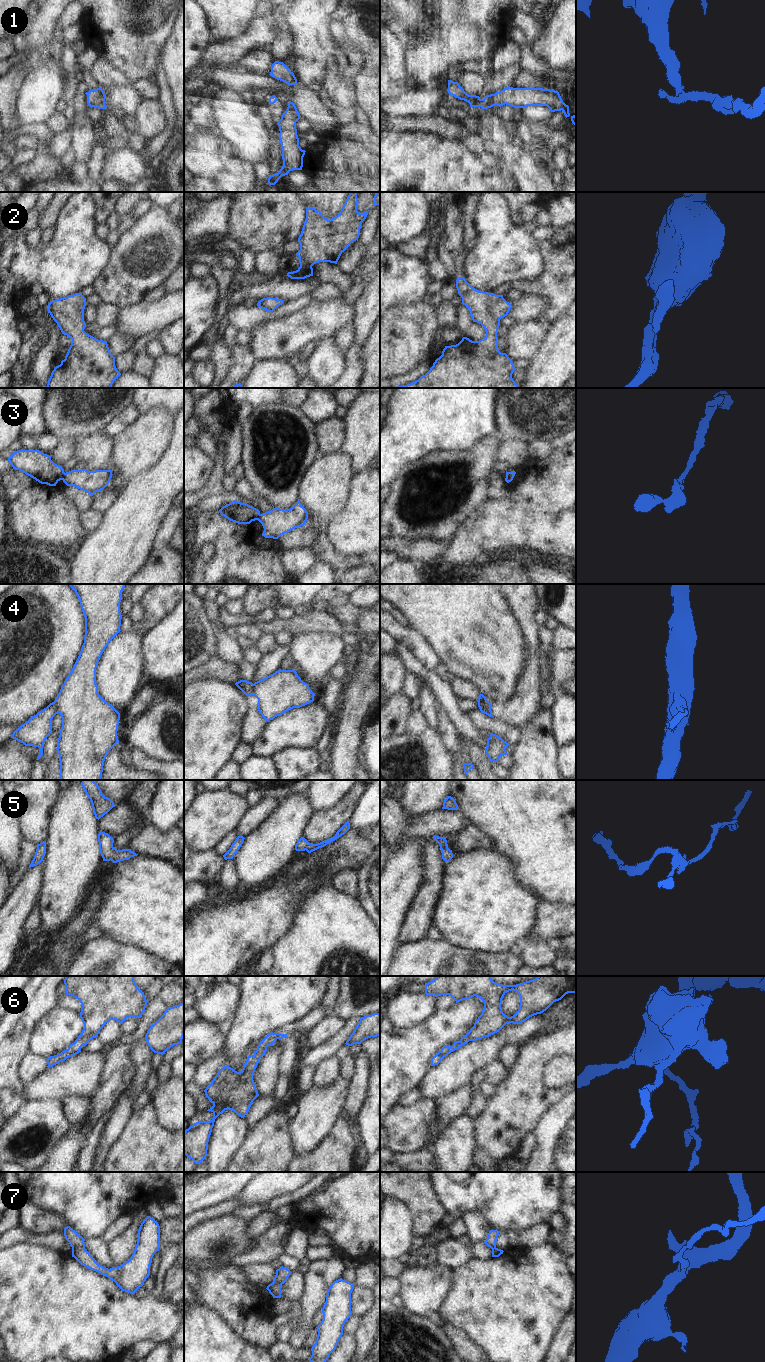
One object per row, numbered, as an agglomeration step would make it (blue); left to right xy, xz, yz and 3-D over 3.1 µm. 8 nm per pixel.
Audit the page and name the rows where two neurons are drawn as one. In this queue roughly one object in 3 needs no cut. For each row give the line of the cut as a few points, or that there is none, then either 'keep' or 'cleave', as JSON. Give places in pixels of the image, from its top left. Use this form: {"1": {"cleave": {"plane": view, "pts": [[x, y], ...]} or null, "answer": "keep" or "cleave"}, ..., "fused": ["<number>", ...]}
{"1": {"cleave": {"plane": "xz", "pts": [[285, 113], [278, 125]]}, "answer": "cleave"}, "2": {"cleave": null, "answer": "keep"}, "3": {"cleave": {"plane": "xy", "pts": [[64, 472], [61, 479]]}, "answer": "cleave"}, "4": {"cleave": {"plane": "yz", "pts": [[478, 705], [490, 707]]}, "answer": "cleave"}, "5": {"cleave": null, "answer": "keep"}, "6": {"cleave": null, "answer": "keep"}, "7": {"cleave": {"plane": "xy", "pts": [[72, 1247], [84, 1249]]}, "answer": "cleave"}, "fused": ["1", "3", "4", "7"]}

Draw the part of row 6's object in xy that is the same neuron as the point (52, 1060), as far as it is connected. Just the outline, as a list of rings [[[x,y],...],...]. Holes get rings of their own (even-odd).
[[[66,976],[64,979],[66,995],[71,995],[81,1003],[80,1018],[83,1030],[74,1043],[61,1053],[46,1059],[48,1068],[65,1061],[81,1052],[81,1047],[98,1037],[100,1030],[110,1021],[123,1023],[129,1017],[141,1018],[147,1006],[147,1000],[134,981],[134,976]]]

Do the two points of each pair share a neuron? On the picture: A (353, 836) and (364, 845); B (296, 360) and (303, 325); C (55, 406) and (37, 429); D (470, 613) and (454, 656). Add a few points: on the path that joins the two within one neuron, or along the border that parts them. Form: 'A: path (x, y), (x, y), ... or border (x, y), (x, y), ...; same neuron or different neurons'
A: path (356, 839), (361, 843); same neuron
B: border (295, 352), (284, 357); different neurons
C: border (44, 398), (42, 418), (46, 431); different neurons
D: path (470, 624), (470, 640), (465, 645); same neuron

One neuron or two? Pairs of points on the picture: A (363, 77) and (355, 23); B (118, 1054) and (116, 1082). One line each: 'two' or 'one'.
A: one
B: one

